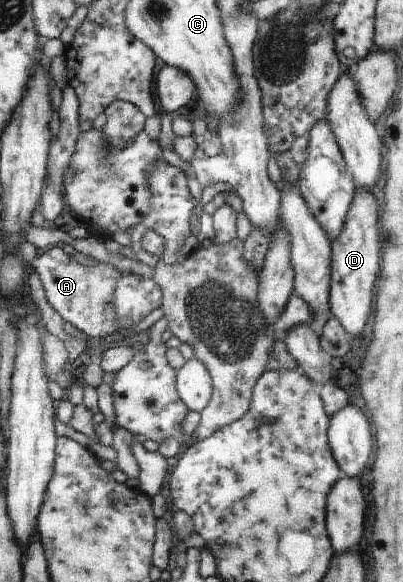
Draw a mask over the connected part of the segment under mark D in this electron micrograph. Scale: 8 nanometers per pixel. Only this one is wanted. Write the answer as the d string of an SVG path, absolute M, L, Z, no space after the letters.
M356 191L345 221L345 231L331 241L333 255L333 275L329 287L329 311L341 323L344 331L353 337L359 337L365 329L367 317L371 315L373 287L379 273L381 261L381 243L379 243L379 225L377 225L377 201L367 191Z

